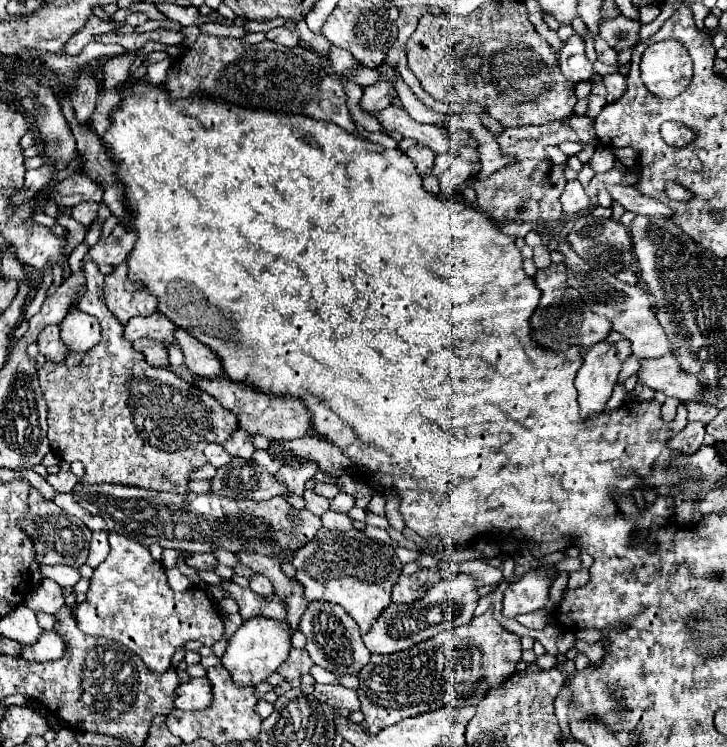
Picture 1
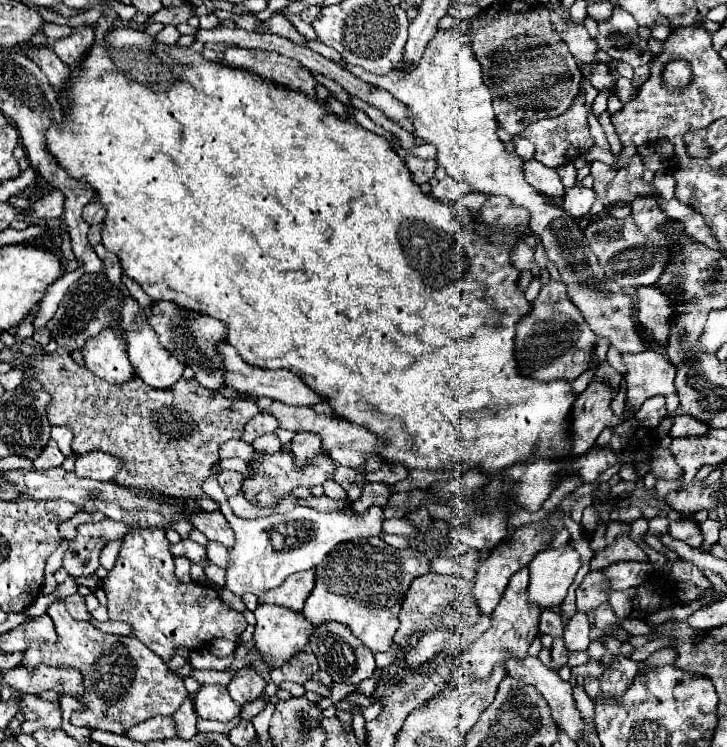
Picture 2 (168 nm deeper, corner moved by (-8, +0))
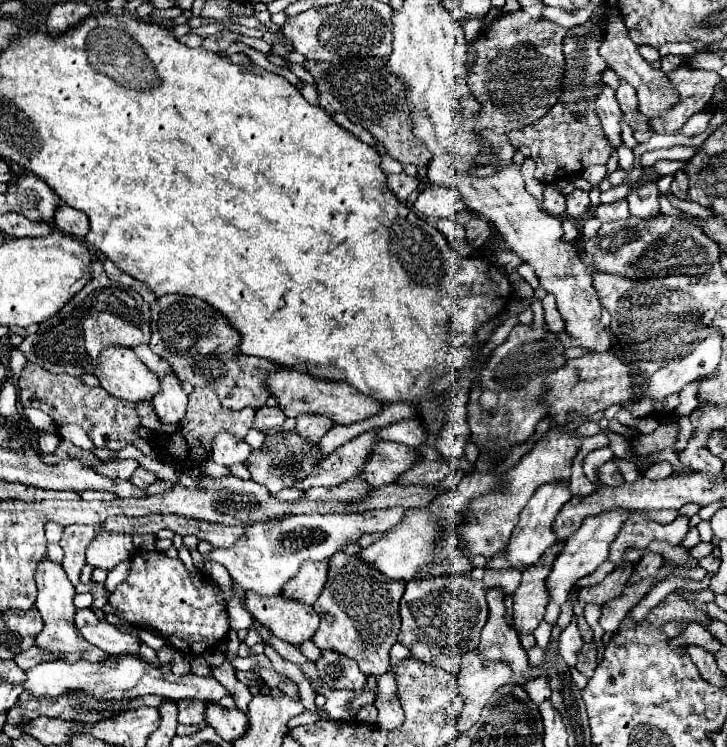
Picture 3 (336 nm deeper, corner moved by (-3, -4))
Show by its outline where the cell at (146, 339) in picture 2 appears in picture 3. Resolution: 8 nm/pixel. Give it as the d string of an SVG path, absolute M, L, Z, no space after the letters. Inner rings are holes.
M173 372L159 378L161 390L153 396L153 406L157 416L163 424L175 424L185 416L187 408L187 394L181 388L181 382Z

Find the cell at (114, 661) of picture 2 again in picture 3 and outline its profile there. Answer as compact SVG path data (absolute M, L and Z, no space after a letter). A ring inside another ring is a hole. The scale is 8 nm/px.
M49 558L45 562L41 562L39 570L37 570L37 602L35 608L39 610L45 628L35 636L35 648L39 648L41 652L51 654L55 660L61 662L77 662L77 660L87 660L87 662L117 662L121 656L115 654L107 654L105 650L99 650L97 646L85 642L85 638L81 638L81 634L77 634L77 628L73 624L73 598L75 598L75 588L73 584L67 580L63 568L59 564L53 564Z

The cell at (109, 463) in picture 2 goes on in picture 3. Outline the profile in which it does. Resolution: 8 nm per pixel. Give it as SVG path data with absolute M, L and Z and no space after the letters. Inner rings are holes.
M117 458L117 460L107 460L107 462L99 460L93 466L93 470L99 472L99 474L105 474L105 476L117 476L117 478L129 480L137 466L139 466L137 460L121 460L121 458Z

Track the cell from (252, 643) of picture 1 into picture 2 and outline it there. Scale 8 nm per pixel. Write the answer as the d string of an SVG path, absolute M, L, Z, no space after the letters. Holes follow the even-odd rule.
M258 604L256 608L256 628L254 628L254 644L256 648L262 652L262 660L258 664L252 664L258 670L270 672L274 668L280 668L284 662L288 662L294 654L298 654L300 650L304 650L304 646L308 644L314 626L304 618L302 612L294 614L294 610L286 610L284 606L274 606L274 604Z

